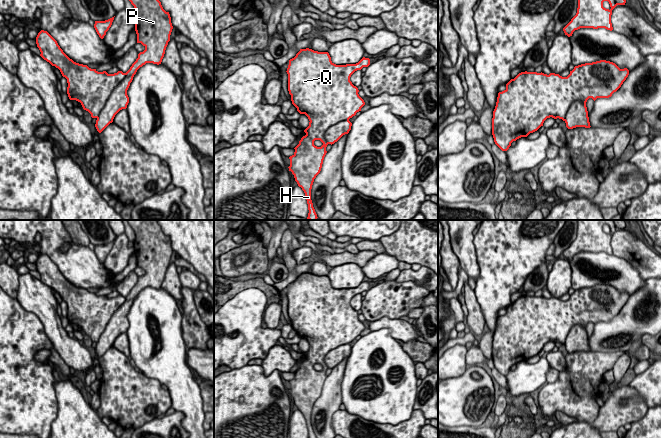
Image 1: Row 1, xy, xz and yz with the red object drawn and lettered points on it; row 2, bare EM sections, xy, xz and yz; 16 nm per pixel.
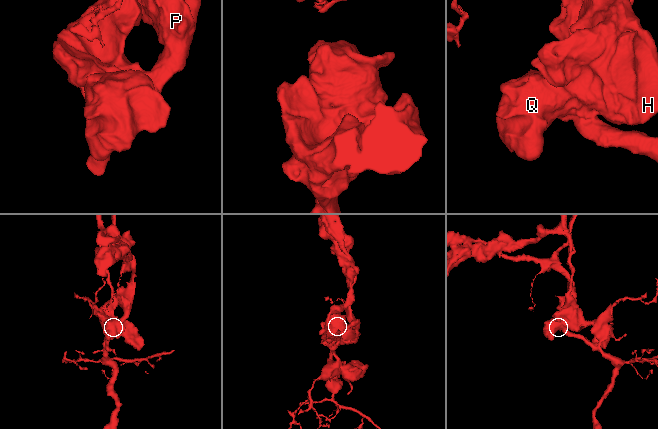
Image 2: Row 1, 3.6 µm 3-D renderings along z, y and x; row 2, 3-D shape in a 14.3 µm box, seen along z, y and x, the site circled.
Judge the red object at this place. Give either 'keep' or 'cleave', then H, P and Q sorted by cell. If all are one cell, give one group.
keep; groups H P Q

